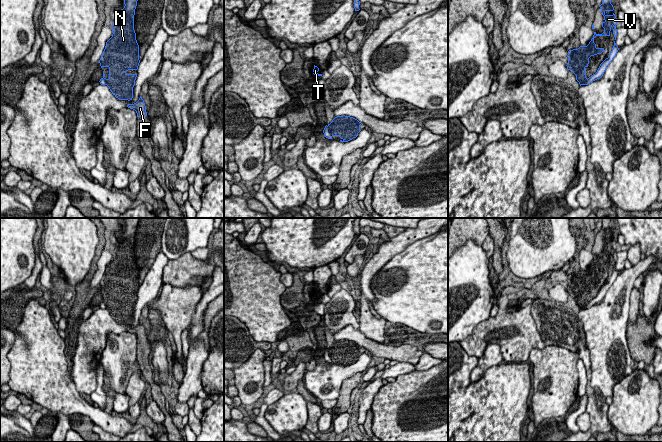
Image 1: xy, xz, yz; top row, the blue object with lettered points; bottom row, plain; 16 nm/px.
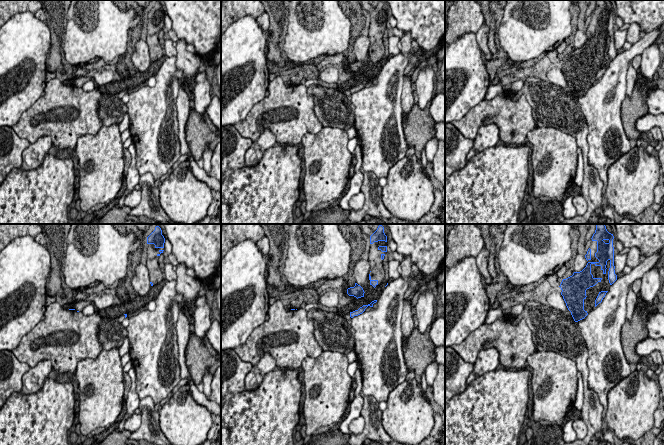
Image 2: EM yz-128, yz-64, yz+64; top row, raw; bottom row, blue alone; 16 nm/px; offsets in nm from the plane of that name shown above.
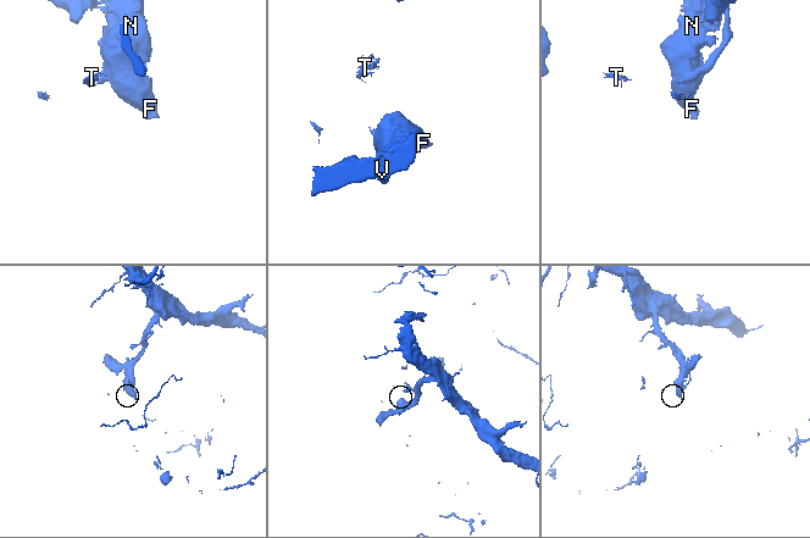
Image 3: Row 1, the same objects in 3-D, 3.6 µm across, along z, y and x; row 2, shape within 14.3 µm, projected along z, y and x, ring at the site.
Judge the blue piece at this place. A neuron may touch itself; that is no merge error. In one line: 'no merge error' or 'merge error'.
merge error

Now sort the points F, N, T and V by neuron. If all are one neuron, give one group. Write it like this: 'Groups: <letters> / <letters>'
Groups: F N V / T

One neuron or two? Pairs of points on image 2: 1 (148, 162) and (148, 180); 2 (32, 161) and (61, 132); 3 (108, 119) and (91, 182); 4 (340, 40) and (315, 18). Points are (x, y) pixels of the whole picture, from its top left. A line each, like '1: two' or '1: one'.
1: two
2: two
3: two
4: one

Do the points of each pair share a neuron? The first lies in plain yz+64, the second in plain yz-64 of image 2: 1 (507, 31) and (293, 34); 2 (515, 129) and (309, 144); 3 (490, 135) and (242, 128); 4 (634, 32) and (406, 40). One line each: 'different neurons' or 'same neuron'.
1: same neuron
2: different neurons
3: different neurons
4: same neuron

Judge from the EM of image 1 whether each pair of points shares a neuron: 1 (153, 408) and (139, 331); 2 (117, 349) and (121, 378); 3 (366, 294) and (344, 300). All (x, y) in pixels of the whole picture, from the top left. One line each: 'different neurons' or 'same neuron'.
1: different neurons
2: same neuron
3: different neurons

